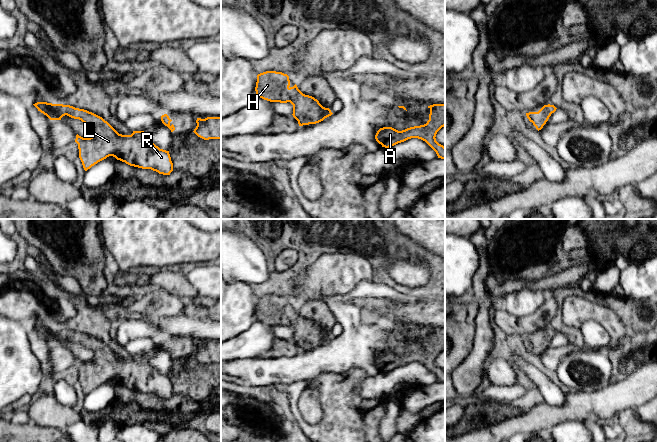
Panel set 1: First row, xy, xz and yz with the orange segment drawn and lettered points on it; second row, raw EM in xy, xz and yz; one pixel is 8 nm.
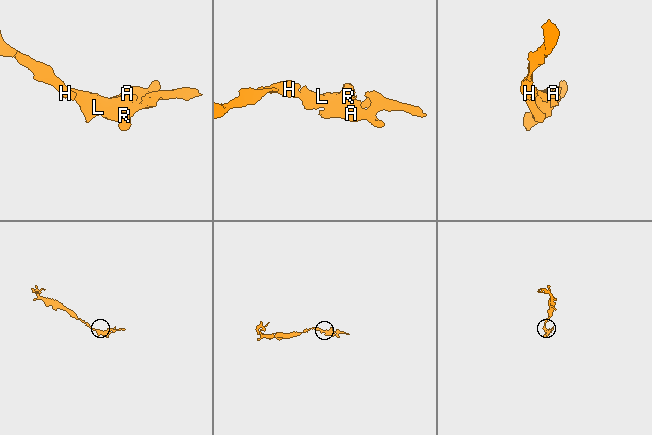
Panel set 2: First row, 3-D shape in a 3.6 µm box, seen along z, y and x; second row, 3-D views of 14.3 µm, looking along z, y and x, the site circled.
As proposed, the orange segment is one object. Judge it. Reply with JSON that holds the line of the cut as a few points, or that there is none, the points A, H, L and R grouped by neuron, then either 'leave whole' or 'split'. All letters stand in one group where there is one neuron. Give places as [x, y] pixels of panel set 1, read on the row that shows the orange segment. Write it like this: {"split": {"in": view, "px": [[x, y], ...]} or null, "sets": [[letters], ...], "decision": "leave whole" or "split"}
{"split": null, "sets": [["A", "H", "L", "R"]], "decision": "leave whole"}

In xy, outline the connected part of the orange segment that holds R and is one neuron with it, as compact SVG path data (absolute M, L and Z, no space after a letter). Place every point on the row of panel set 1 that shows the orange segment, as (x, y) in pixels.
M37 102L33 105L50 120L61 120L67 115L93 128L92 137L83 138L77 134L75 139L85 171L109 156L130 166L151 169L163 175L170 175L173 171L169 151L160 149L152 143L144 131L122 135L102 117L87 110L47 102Z

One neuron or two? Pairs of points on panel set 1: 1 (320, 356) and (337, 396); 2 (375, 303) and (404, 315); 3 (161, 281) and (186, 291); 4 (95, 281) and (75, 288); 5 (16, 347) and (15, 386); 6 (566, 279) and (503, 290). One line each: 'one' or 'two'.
1: two
2: one
3: one
4: two
5: one
6: one

